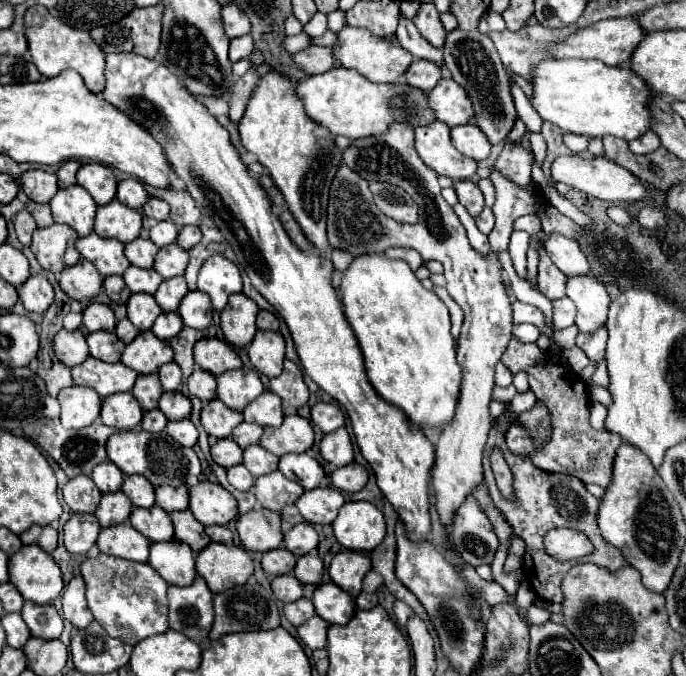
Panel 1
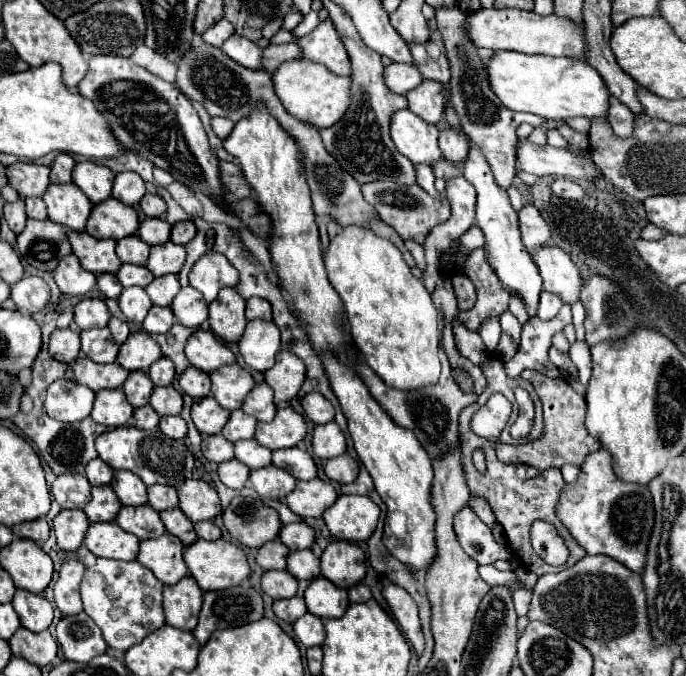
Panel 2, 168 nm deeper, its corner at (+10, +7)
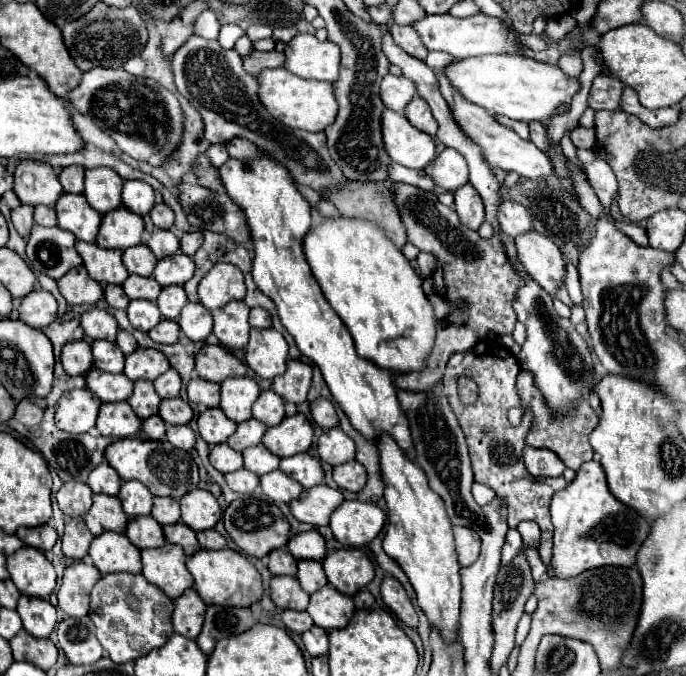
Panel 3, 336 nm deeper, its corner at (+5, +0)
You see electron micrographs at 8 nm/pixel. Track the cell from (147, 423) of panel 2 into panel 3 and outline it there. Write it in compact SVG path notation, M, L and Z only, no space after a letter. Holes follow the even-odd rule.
M150 416L142 422L142 434L150 440L164 440L166 438L166 424L160 416Z

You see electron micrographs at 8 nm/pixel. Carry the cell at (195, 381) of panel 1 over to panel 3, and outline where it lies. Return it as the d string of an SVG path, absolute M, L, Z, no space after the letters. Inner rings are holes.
M194 376L188 384L188 398L190 402L196 402L202 408L216 408L220 398L220 384Z

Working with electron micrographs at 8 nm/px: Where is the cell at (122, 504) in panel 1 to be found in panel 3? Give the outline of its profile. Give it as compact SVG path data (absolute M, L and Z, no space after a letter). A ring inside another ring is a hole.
M98 494L94 496L94 504L90 512L84 516L84 522L94 536L100 536L106 530L124 532L128 524L128 516L124 514L116 496Z

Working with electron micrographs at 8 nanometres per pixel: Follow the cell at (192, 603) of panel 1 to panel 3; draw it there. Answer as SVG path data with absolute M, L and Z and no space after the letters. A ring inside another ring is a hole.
M188 588L180 598L174 600L174 614L172 614L172 626L174 632L196 640L196 636L202 630L206 614L206 604L202 598L198 598L198 592L194 588Z

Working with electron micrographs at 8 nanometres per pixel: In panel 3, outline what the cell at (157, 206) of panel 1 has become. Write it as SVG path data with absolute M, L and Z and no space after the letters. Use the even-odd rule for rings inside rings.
M156 204L150 210L150 218L152 218L154 226L162 228L162 230L168 230L174 224L174 212L166 204Z

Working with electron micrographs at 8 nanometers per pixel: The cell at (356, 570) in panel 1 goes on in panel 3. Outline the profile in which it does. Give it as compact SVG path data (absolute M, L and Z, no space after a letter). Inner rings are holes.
M342 548L328 552L322 560L328 582L342 594L354 596L374 578L370 558L358 548Z

